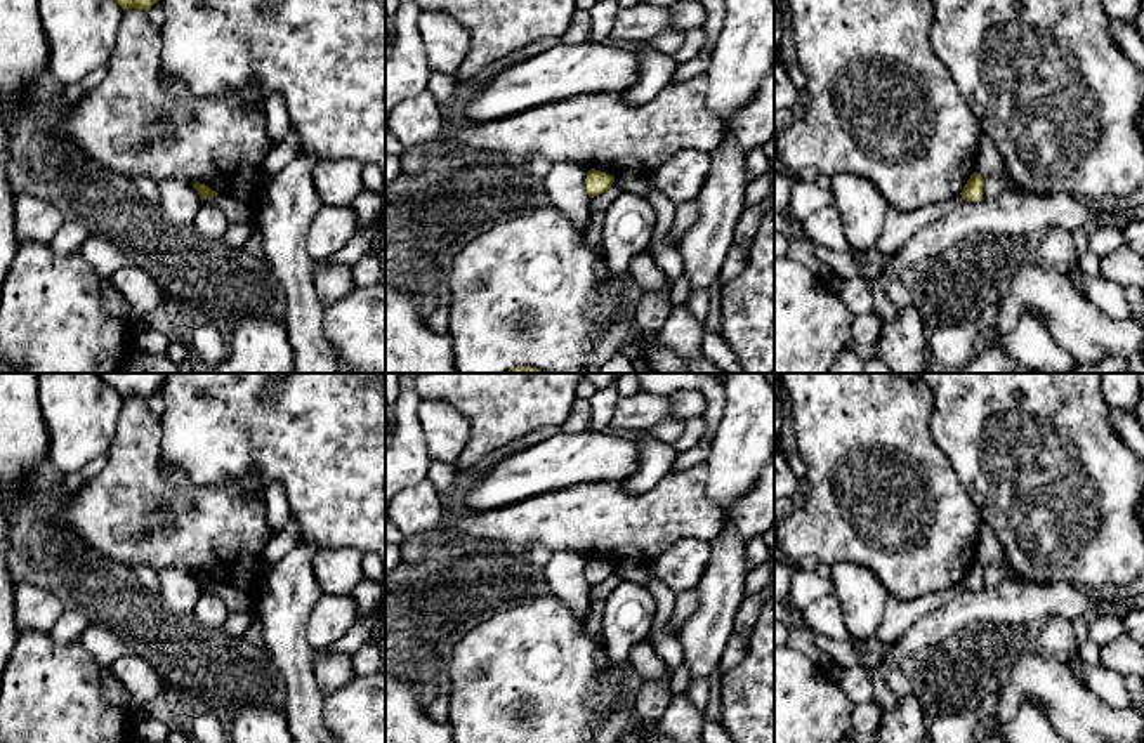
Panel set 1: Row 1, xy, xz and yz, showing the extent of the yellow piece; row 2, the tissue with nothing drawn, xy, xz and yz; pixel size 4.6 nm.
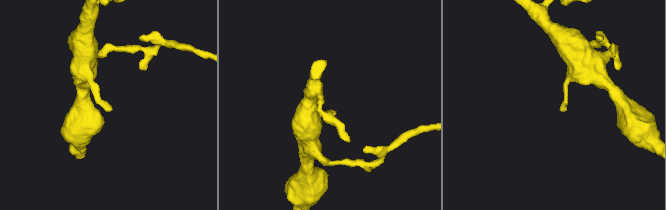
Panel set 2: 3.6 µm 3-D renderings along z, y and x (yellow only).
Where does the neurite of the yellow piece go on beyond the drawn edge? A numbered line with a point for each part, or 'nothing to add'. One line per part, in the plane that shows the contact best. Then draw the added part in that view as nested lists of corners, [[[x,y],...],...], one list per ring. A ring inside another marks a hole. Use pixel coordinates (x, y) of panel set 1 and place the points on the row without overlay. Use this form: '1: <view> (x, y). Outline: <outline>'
nothing to add

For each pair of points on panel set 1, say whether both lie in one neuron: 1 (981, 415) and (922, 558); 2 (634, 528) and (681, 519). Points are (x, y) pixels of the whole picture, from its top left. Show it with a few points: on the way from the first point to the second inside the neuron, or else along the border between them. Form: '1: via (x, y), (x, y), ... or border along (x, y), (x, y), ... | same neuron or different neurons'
1: border along (934, 440), (976, 511) | different neurons
2: via (646, 525), (655, 519), (669, 519) | same neuron

